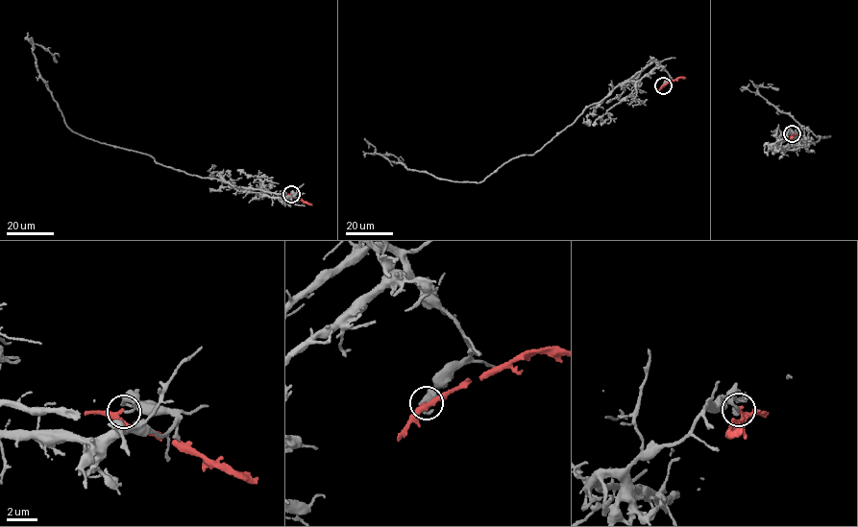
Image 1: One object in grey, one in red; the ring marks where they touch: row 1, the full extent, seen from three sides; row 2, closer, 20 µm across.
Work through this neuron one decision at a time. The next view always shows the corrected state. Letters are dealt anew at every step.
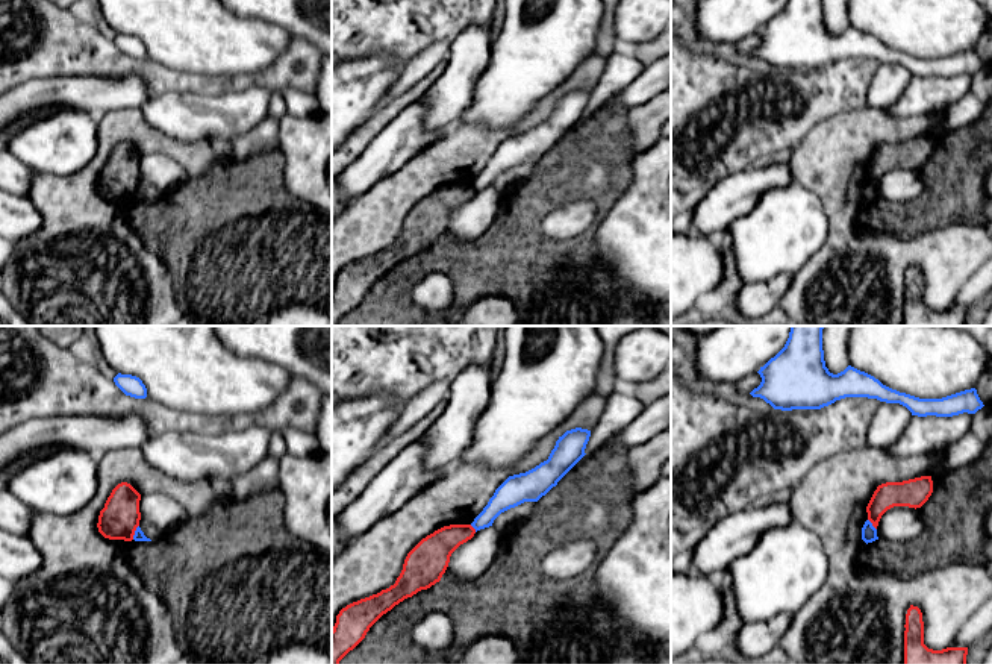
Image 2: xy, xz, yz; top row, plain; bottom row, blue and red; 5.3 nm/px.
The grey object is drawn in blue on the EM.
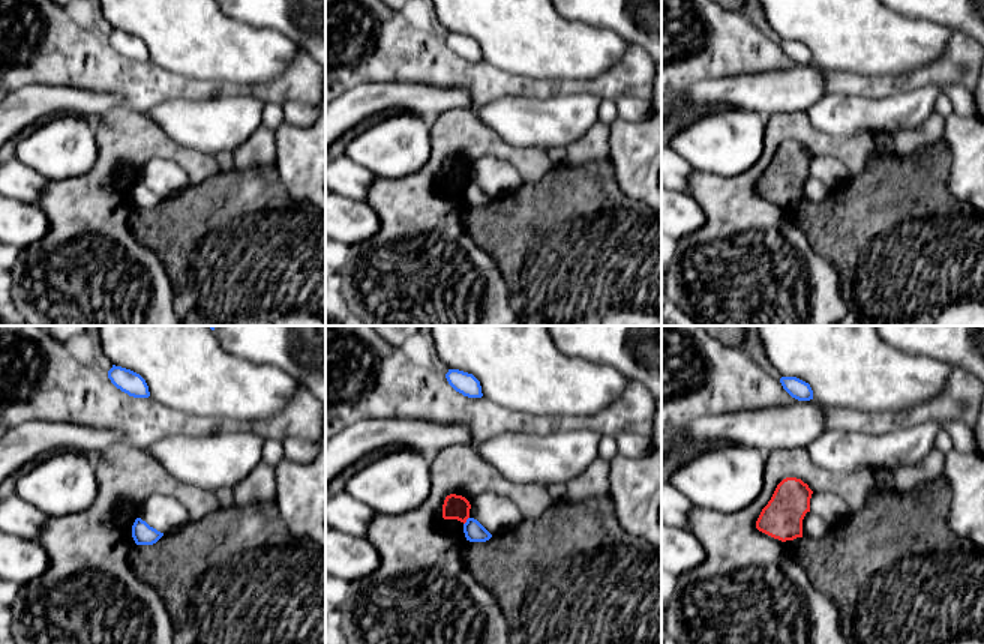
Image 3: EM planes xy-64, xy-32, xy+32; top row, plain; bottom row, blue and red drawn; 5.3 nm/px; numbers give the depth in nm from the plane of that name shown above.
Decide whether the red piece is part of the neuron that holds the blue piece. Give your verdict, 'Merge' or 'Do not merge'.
Do not merge

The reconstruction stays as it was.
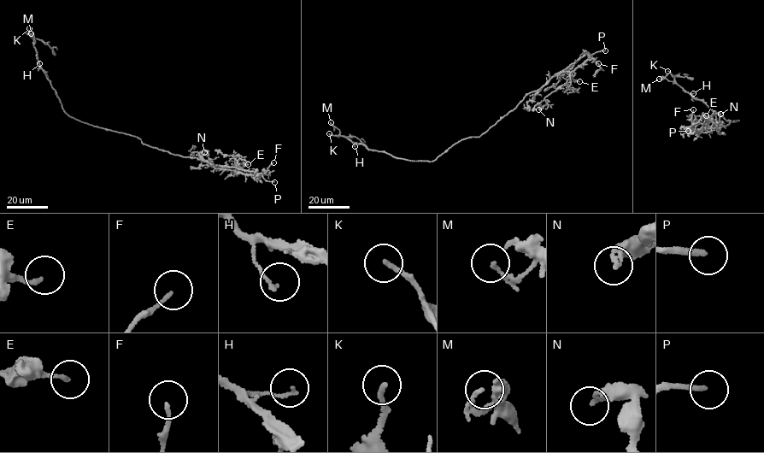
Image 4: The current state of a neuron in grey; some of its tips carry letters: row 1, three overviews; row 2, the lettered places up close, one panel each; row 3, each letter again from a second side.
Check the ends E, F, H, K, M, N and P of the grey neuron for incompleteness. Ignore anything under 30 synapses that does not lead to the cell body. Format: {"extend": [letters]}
{"extend": ["P"]}

